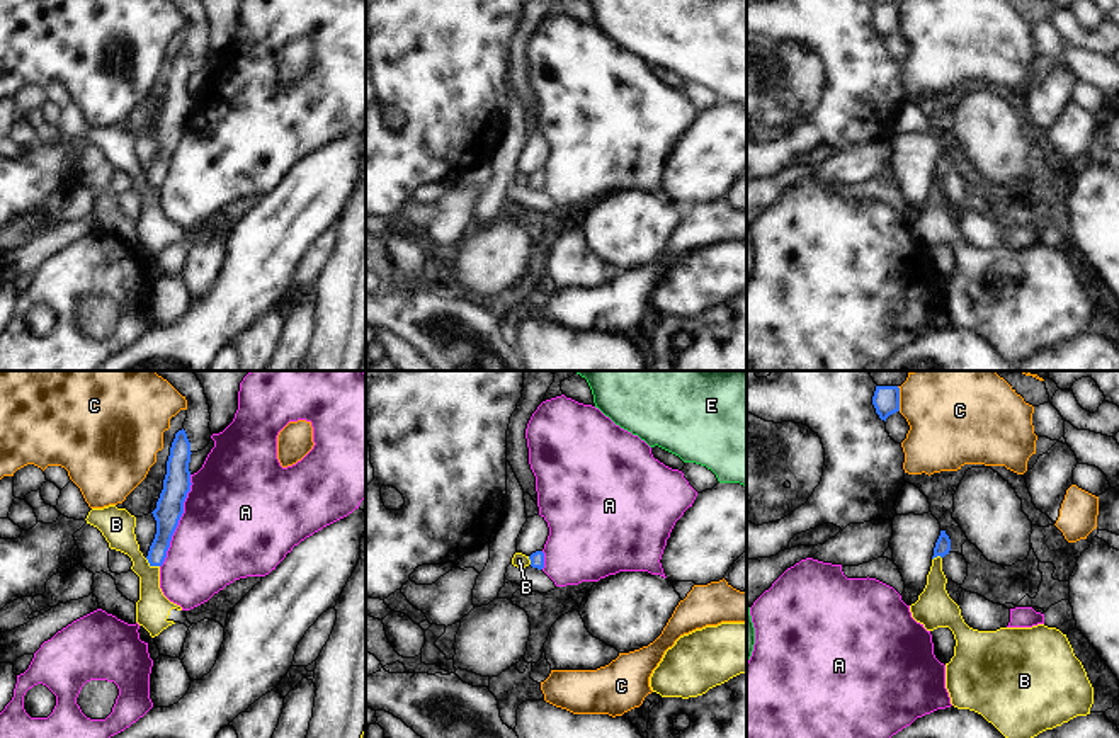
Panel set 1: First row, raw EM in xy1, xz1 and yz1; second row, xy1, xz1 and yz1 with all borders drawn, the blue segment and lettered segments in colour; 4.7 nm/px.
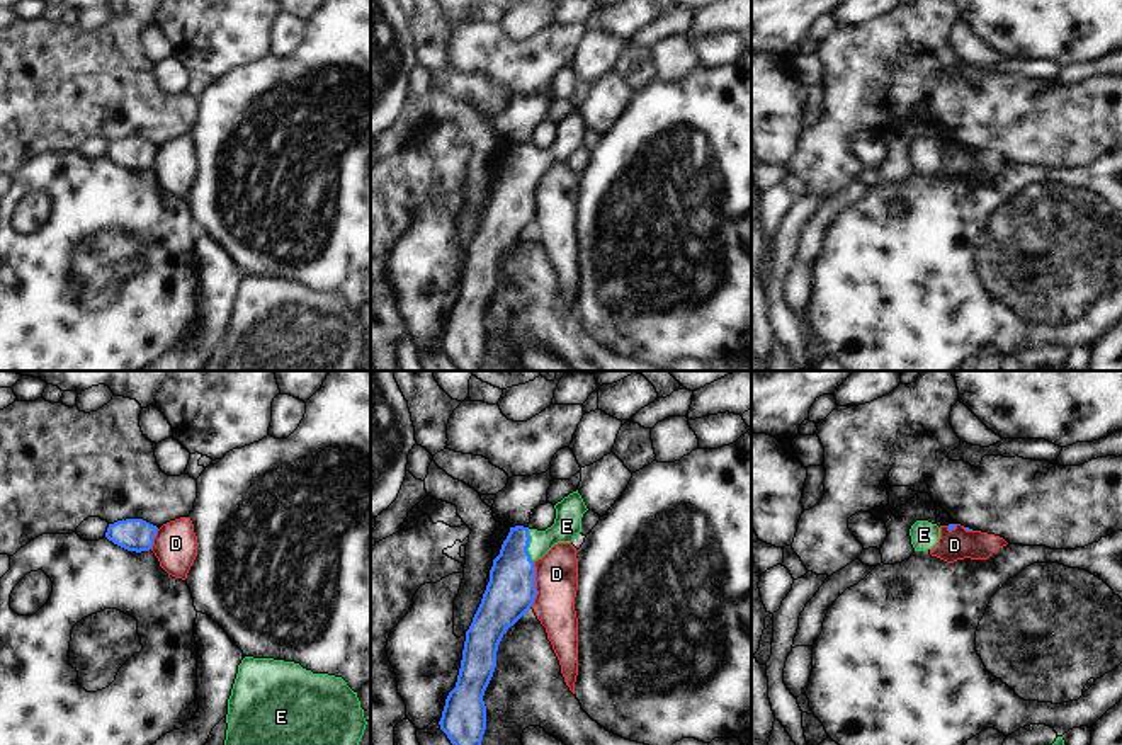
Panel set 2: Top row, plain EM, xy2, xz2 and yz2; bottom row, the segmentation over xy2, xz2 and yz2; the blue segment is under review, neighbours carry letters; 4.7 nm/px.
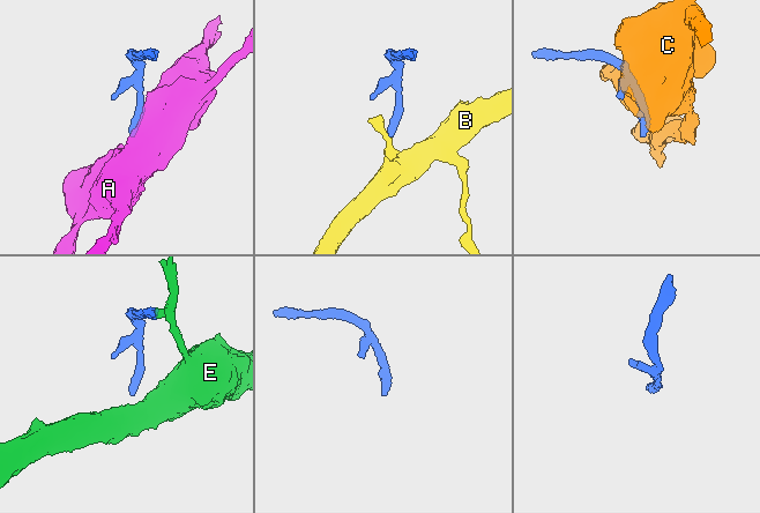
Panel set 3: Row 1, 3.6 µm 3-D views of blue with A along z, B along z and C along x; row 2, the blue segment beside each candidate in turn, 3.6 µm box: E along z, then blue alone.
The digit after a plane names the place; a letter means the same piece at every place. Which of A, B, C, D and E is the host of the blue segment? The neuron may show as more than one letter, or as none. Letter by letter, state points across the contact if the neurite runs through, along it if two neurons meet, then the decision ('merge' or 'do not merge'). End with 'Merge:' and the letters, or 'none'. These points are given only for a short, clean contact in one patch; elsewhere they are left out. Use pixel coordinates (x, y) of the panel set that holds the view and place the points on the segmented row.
A: border xy1 (191, 475), (191, 490), (184, 502), (184, 512), (160, 567); do not merge
B: border xy1 (145, 558), (159, 567); do not merge
C: do not merge
D: border xz2 (534, 562), (536, 597), (531, 606); do not merge
E: way xz2 (510, 592), (515, 558), (527, 546), (549, 538), (566, 526); merge
Merge: E

